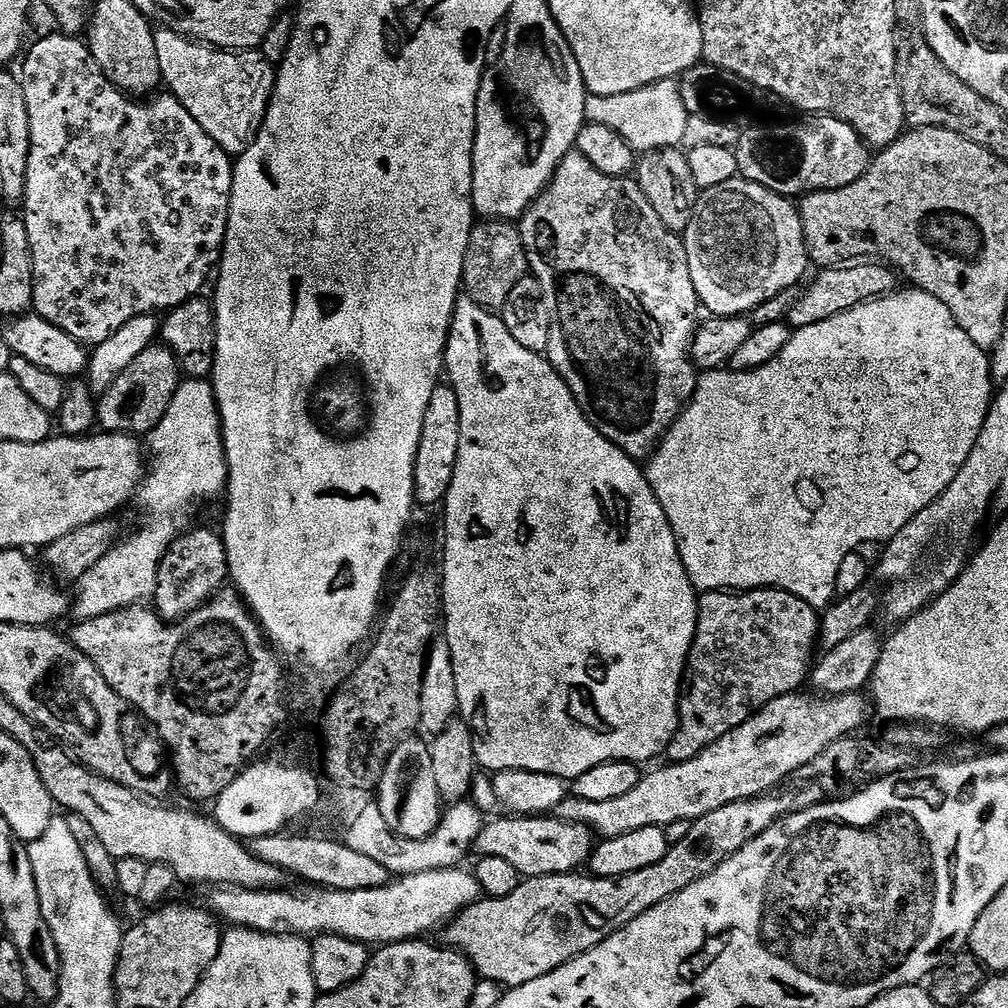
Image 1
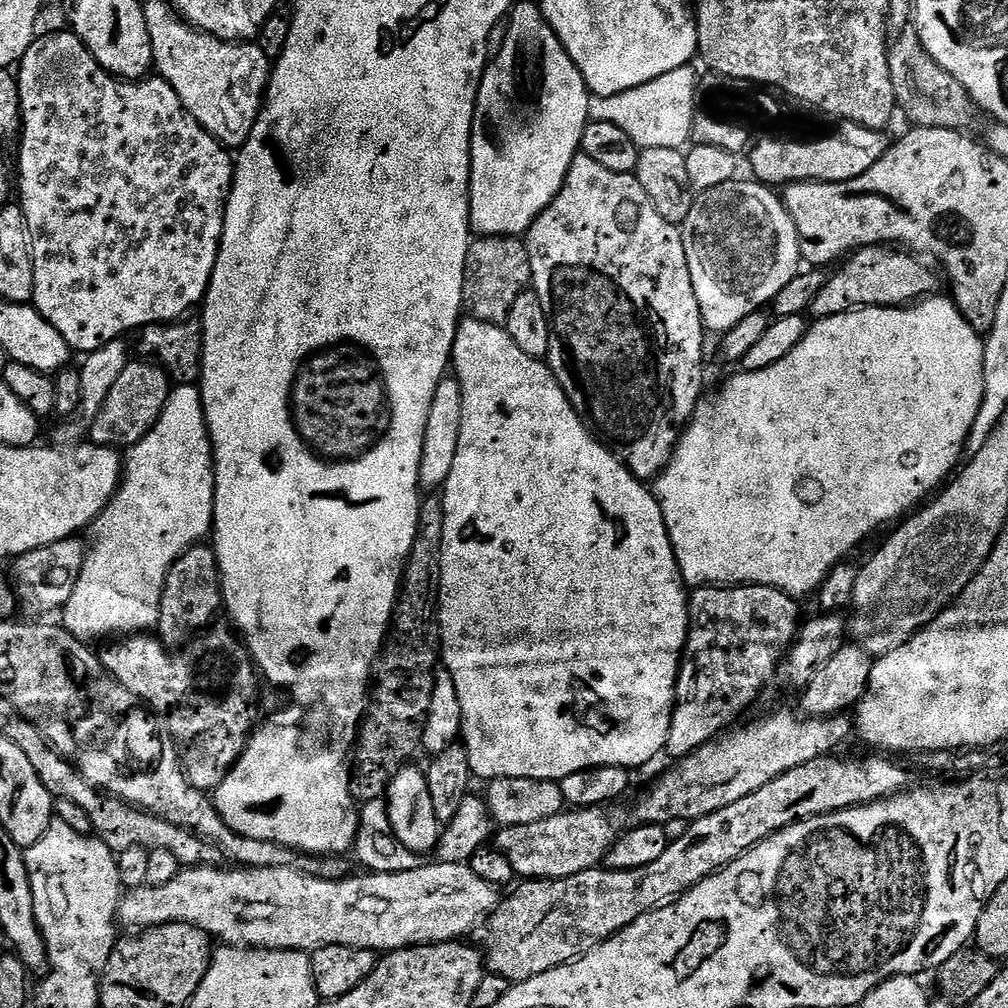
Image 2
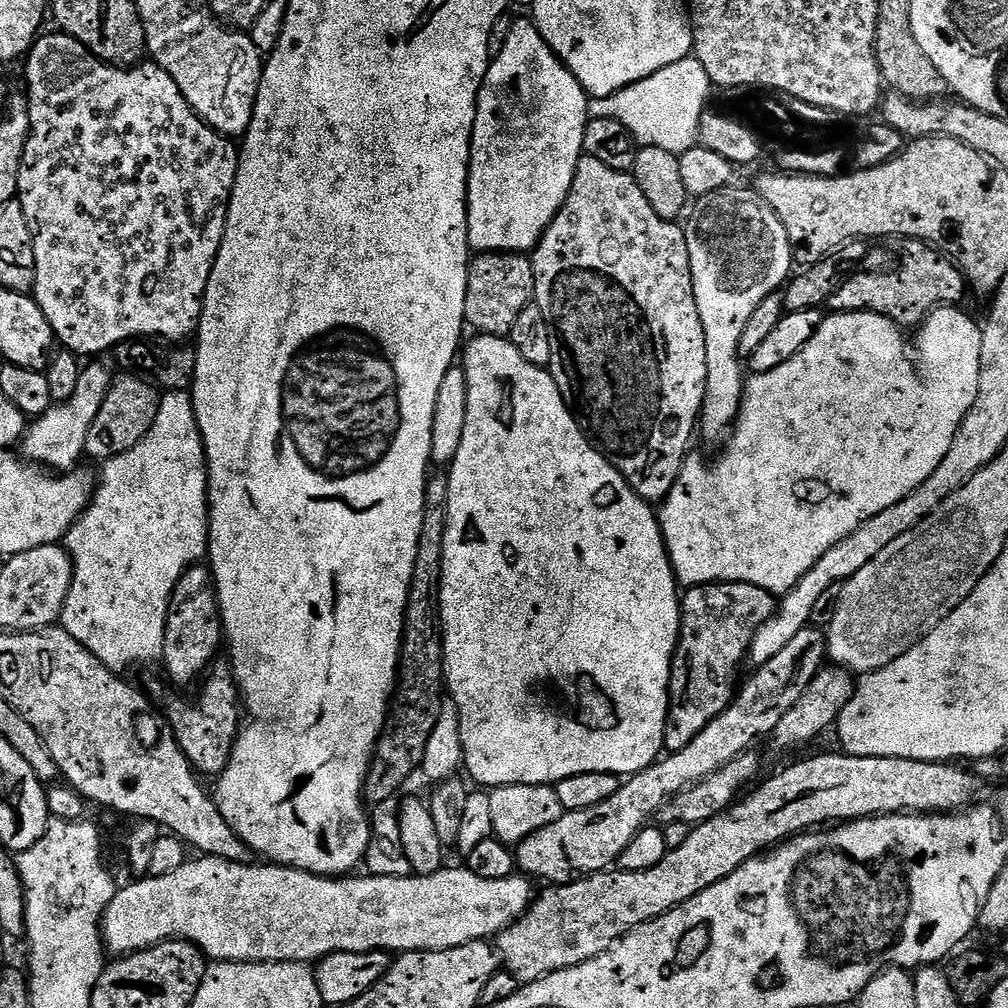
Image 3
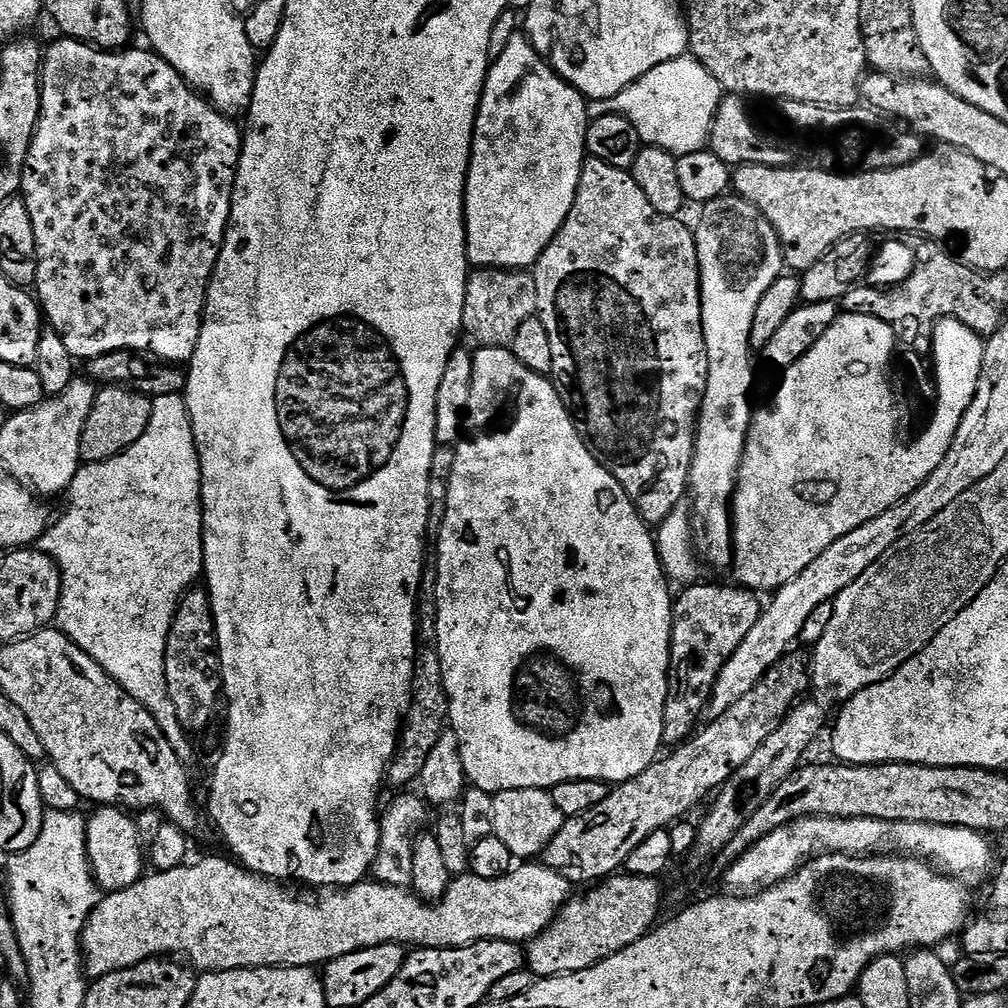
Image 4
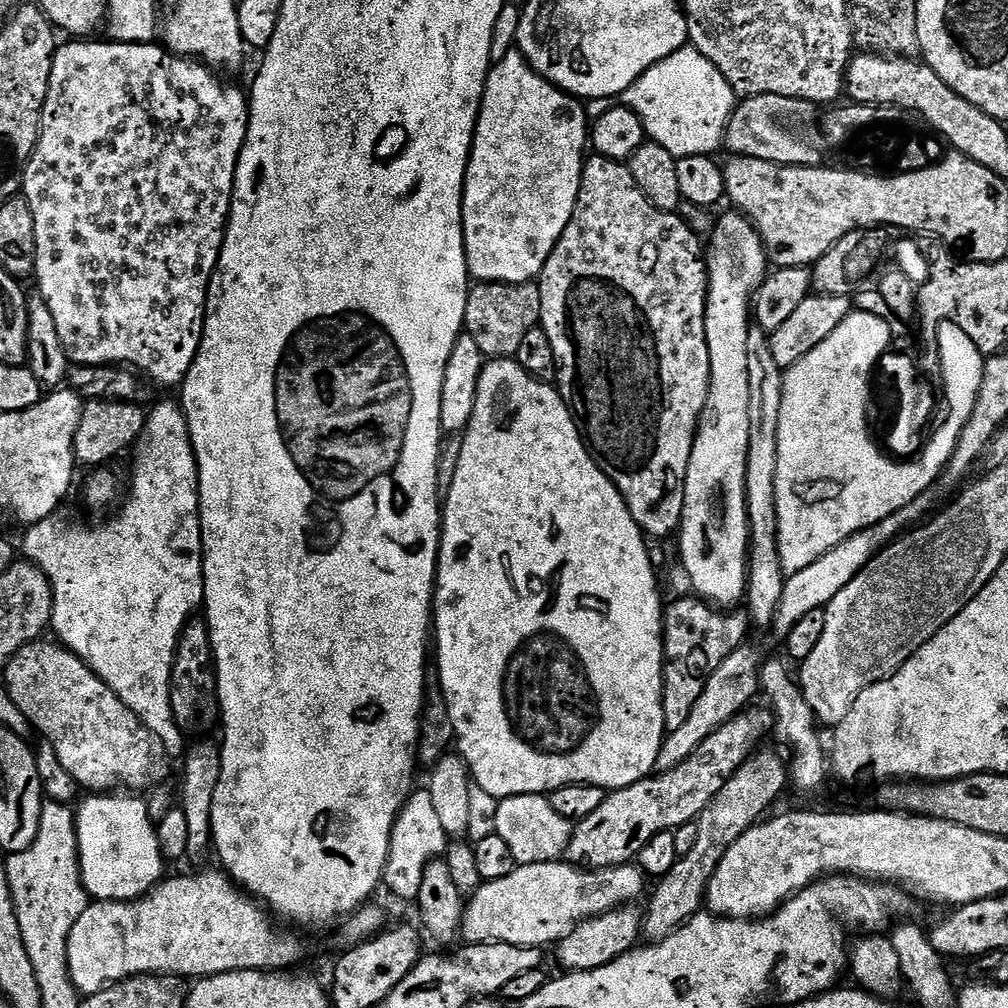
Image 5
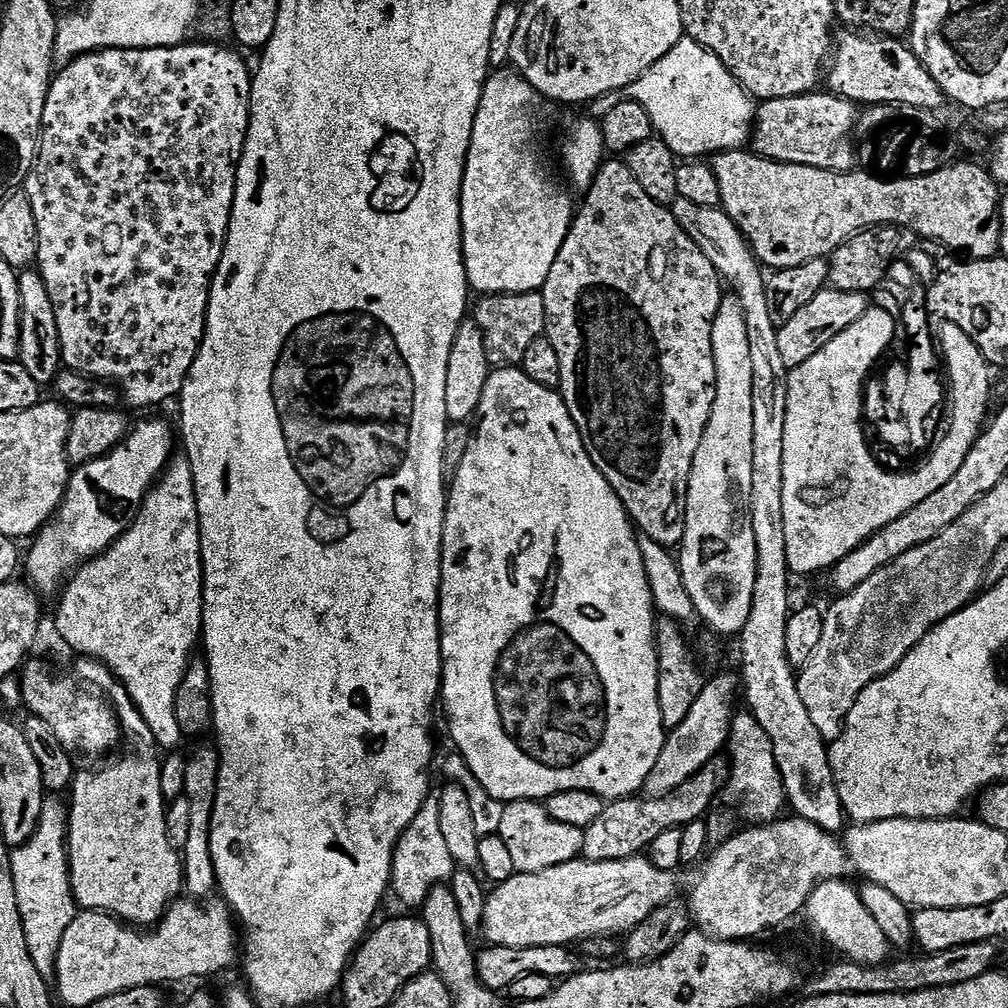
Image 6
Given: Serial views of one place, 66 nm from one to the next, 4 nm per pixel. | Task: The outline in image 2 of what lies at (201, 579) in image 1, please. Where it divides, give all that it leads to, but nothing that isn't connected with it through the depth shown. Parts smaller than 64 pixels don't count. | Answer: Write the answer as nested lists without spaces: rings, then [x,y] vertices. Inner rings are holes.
[[[201,542],[195,548],[186,549],[166,574],[158,625],[160,643],[169,650],[179,650],[191,644],[215,621],[212,619],[219,612],[221,615],[223,603],[224,591],[220,585],[220,567],[215,547]]]

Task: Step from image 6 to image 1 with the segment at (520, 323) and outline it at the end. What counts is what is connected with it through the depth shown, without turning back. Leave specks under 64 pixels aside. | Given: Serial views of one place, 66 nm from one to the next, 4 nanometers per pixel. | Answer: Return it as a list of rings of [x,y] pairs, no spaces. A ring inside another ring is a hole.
[[[487,218],[473,223],[470,242],[466,246],[462,281],[463,291],[469,298],[489,310],[503,309],[506,298],[510,298],[510,290],[514,290],[516,283],[529,272],[526,246],[515,223]]]

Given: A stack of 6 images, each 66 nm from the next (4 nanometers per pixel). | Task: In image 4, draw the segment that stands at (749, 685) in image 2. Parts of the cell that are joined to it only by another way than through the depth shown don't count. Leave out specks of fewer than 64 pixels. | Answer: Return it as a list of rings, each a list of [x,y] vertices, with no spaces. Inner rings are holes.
[[[697,582],[685,587],[681,591],[684,593],[681,596],[679,593],[672,605],[672,645],[670,646],[670,666],[668,667],[668,693],[662,722],[664,744],[668,746],[683,744],[689,736],[697,731],[708,707],[708,699],[712,696],[714,682],[718,682],[718,674],[722,670],[722,666],[726,666],[726,662],[732,657],[734,650],[738,650],[738,646],[742,646],[742,638],[746,638],[746,634],[750,634],[754,622],[758,622],[762,611],[762,600],[761,604],[759,600],[761,597],[755,591],[743,586],[733,586],[731,583],[729,583],[730,585],[704,583]]]

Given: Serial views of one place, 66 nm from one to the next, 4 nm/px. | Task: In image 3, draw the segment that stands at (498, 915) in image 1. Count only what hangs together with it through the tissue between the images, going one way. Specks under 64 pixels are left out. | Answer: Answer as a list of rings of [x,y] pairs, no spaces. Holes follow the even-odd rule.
[[[835,751],[828,752],[825,756],[800,760],[797,764],[774,773],[746,800],[741,799],[727,812],[721,812],[719,816],[695,825],[686,842],[677,849],[668,850],[662,862],[658,862],[658,866],[650,866],[650,870],[596,872],[592,876],[583,876],[581,880],[569,880],[545,887],[548,889],[533,899],[527,912],[495,937],[494,947],[501,965],[507,972],[514,974],[521,985],[532,984],[543,976],[573,968],[602,954],[630,930],[677,908],[702,890],[722,882],[722,878],[734,874],[734,870],[741,868],[748,860],[767,853],[793,836],[821,826],[832,826],[837,822],[867,820],[870,816],[959,812],[977,803],[979,796],[976,795],[982,787],[975,772],[952,762],[850,756],[843,751]]]

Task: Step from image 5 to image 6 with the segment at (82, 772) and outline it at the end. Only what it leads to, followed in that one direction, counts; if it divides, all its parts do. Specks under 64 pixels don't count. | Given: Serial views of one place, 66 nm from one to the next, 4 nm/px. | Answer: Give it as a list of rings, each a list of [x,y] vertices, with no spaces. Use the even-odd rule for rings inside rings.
[[[31,660],[23,665],[18,676],[22,686],[23,707],[29,708],[27,711],[31,715],[37,716],[50,726],[54,737],[58,738],[58,742],[68,753],[81,752],[84,756],[107,757],[107,752],[115,744],[117,747],[122,740],[120,721],[117,720],[111,703],[103,699],[100,701],[88,692],[80,692],[81,685],[72,676],[73,681],[68,676],[59,676],[58,673],[52,672],[48,664],[43,664],[40,660]]]

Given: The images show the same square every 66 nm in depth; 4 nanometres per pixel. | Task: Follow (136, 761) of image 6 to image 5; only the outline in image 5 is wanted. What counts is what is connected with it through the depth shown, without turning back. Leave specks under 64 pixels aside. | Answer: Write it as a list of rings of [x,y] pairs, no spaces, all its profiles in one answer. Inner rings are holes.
[[[92,794],[87,797],[89,800],[79,801],[76,837],[80,873],[84,888],[93,901],[138,900],[165,879],[166,861],[158,846],[156,824],[148,815],[148,800],[140,796],[143,795]]]

